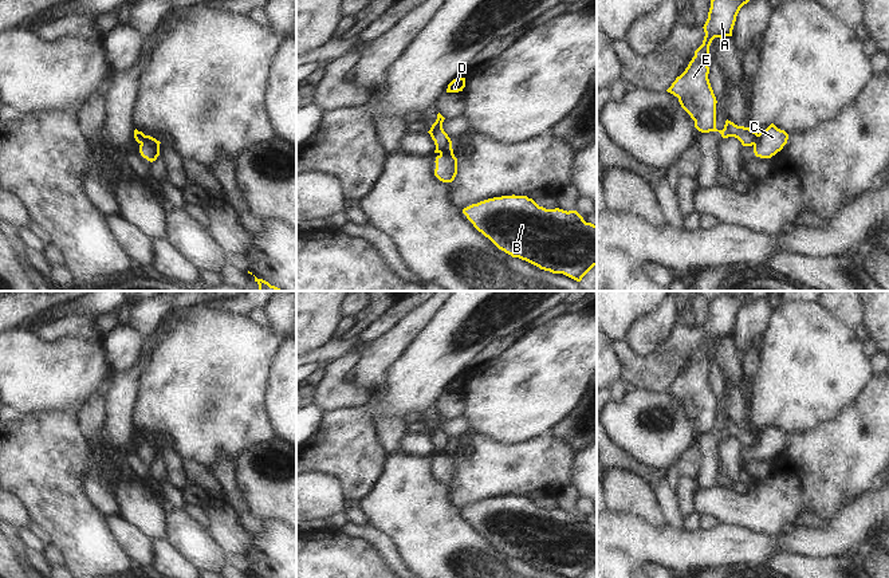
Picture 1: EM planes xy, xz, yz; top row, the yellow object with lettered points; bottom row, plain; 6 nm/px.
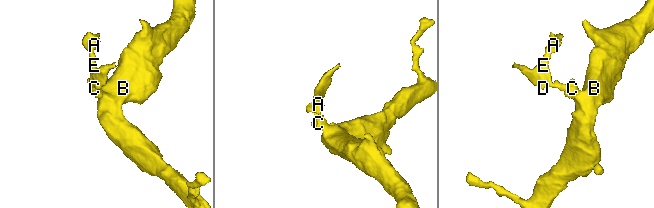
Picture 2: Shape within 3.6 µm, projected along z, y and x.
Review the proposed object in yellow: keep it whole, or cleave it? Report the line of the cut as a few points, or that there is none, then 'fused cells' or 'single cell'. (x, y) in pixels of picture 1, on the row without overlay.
cut xz (451, 447), (440, 453); fused cells

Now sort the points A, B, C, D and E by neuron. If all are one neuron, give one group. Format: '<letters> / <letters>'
A D E / B C

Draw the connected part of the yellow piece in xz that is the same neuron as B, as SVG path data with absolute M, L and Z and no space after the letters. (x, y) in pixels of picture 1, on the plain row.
M512 495L472 504L463 514L499 550L540 570L583 578L597 566L597 526L586 523L577 511L546 510L527 496Z

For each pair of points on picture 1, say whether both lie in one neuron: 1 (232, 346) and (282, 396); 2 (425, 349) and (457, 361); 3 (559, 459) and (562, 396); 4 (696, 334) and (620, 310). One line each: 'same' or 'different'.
1: different
2: same
3: different
4: different

